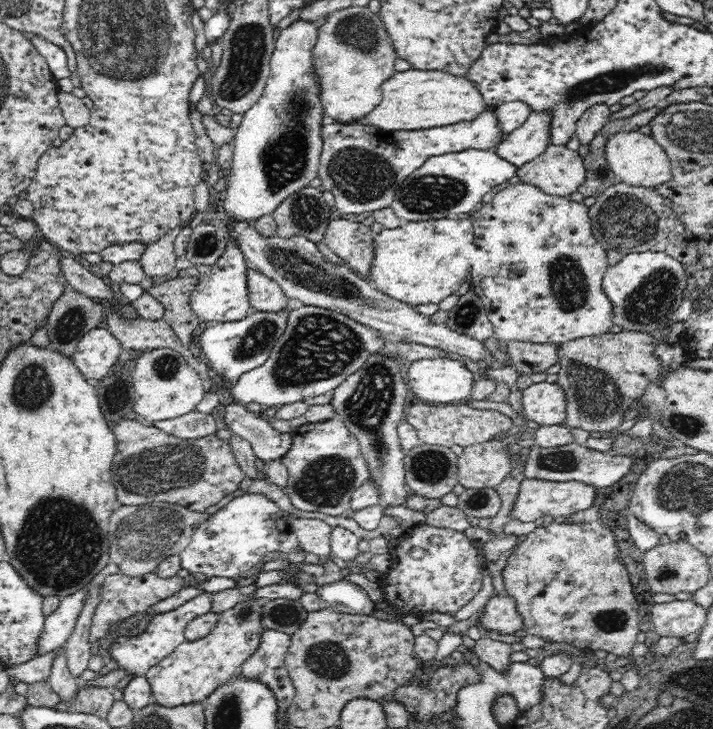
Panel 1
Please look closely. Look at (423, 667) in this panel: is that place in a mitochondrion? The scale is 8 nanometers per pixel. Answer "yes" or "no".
no

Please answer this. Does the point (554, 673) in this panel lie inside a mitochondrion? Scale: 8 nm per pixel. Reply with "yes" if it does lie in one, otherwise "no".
no

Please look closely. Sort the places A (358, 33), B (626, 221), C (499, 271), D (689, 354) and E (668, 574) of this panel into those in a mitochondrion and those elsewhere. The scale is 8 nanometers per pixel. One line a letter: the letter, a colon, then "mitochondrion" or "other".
A: mitochondrion
B: mitochondrion
C: other
D: other
E: mitochondrion

